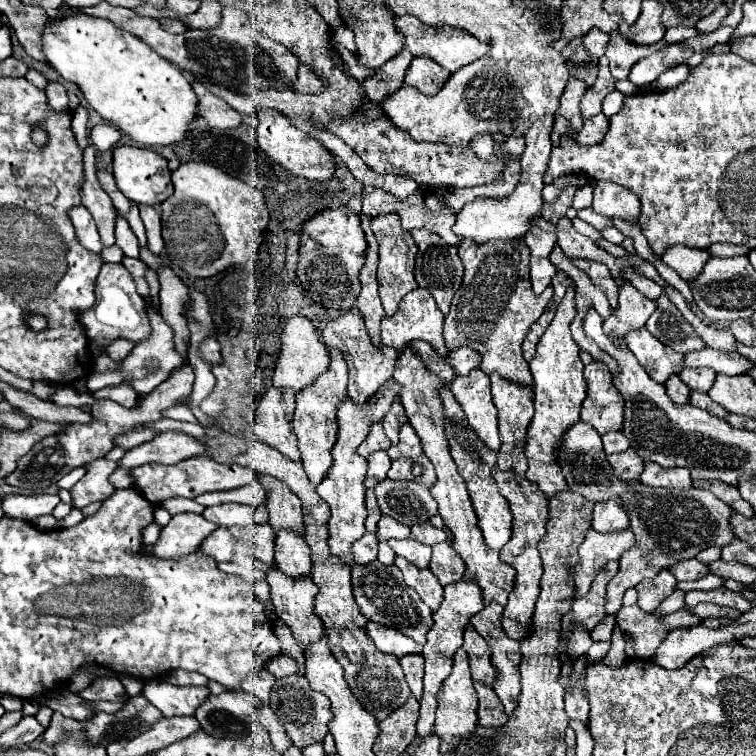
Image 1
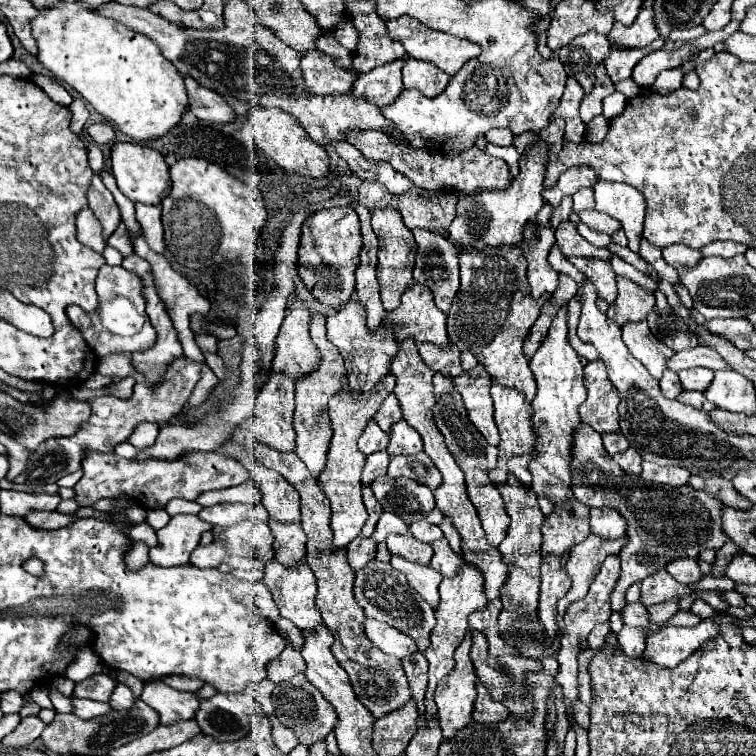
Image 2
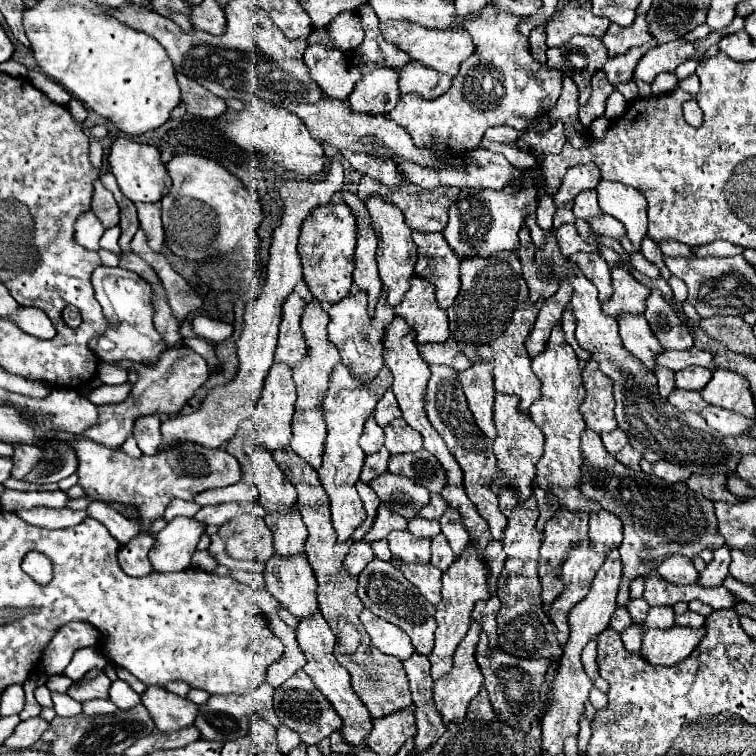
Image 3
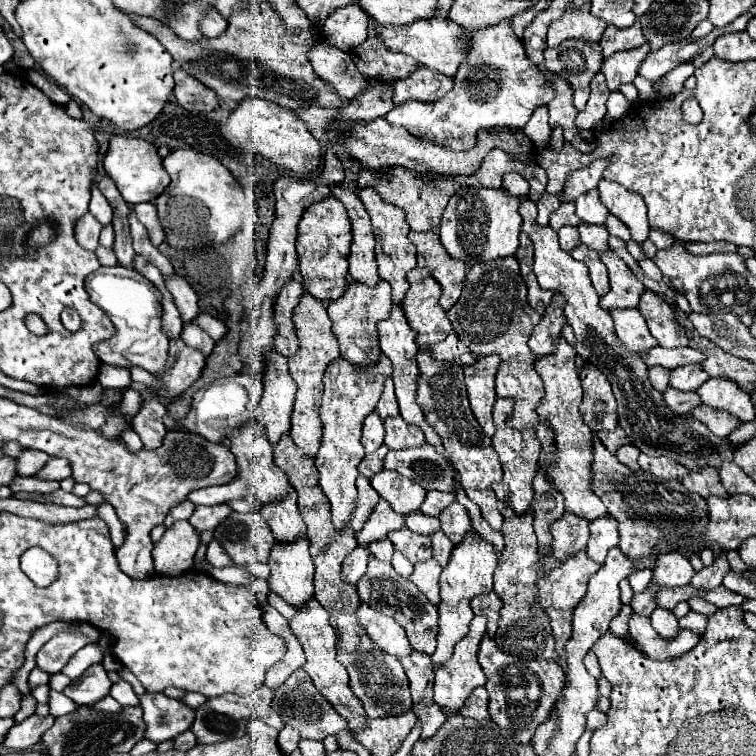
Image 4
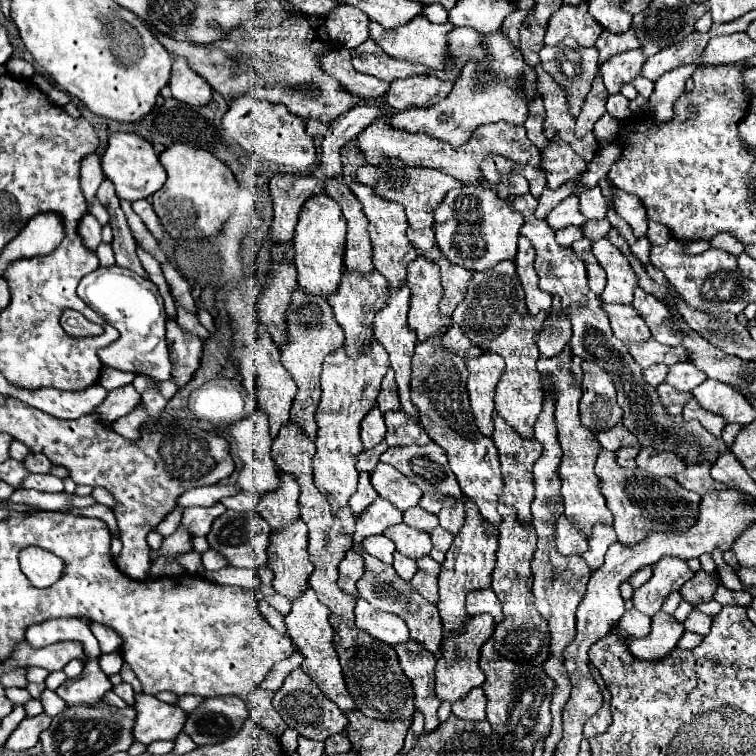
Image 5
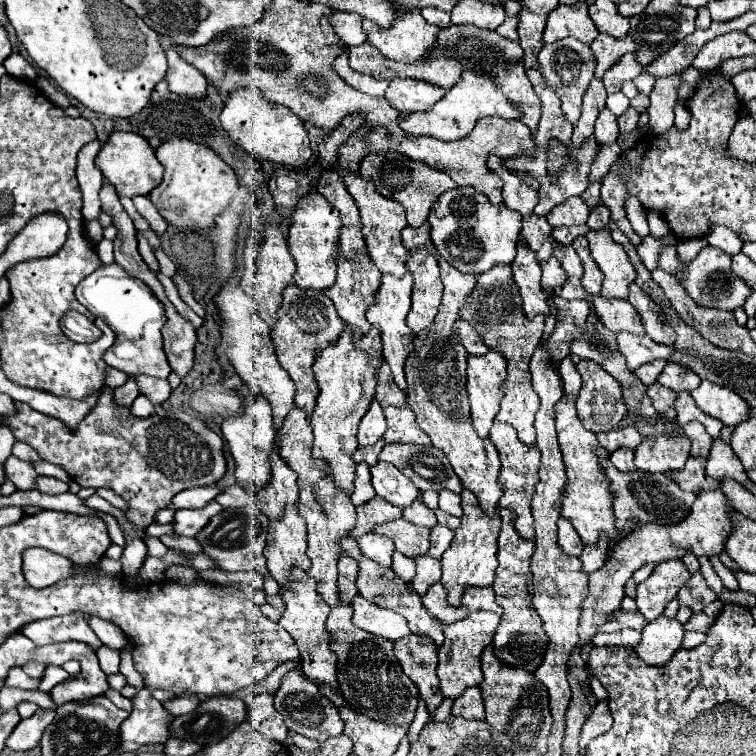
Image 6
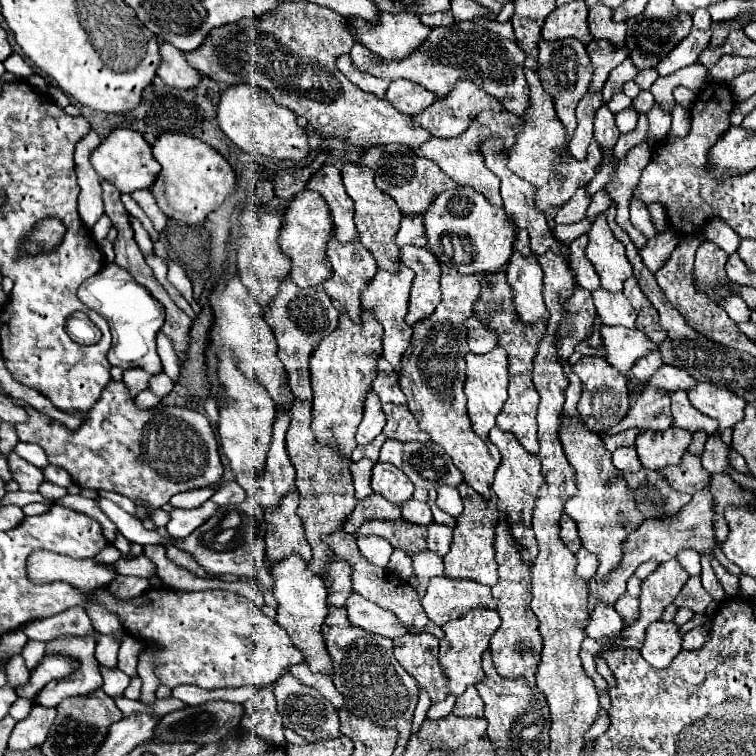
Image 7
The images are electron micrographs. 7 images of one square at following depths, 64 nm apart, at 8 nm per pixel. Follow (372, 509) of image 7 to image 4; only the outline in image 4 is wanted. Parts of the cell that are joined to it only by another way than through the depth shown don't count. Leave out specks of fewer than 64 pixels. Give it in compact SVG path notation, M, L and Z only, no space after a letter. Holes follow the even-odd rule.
M380 500L378 508L374 508L374 512L370 514L370 520L366 522L366 528L362 528L362 532L358 532L356 540L358 540L358 544L370 544L374 540L386 538L388 532L400 530L400 528L404 528L404 516L398 516L390 508L390 504Z

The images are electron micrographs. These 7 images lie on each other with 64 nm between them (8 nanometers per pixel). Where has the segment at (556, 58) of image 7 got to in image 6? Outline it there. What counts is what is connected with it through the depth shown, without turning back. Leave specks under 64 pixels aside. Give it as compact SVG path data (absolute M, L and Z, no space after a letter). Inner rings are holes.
M564 38L564 40L558 40L554 44L544 44L544 48L538 54L538 62L540 62L542 76L548 80L548 88L554 88L554 92L558 92L558 96L562 100L564 116L572 124L576 124L578 118L580 118L582 96L584 96L590 80L594 78L596 60L594 60L592 48L574 40L574 38Z

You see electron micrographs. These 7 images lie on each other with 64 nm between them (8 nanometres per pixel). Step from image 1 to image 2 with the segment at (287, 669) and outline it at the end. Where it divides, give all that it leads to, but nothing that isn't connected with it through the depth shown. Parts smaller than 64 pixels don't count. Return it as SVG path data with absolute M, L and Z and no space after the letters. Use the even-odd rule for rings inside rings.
M290 644L278 658L268 662L268 678L276 684L296 676L298 672L304 672L304 660L302 660L300 652L296 652Z

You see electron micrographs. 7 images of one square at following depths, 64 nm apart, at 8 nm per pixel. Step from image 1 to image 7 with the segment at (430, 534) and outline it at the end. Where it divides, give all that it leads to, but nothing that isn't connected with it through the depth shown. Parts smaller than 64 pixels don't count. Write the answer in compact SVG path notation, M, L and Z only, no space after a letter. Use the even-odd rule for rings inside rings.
M408 500L402 506L402 518L412 524L418 524L418 526L428 526L434 522L430 506L426 502L418 502L418 500Z

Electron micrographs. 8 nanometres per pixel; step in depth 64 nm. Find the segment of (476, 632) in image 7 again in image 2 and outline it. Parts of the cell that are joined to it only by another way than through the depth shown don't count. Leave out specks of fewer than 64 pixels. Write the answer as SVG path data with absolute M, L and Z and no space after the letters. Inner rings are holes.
M470 636L454 652L456 666L438 684L434 700L438 706L438 724L444 740L450 740L472 722L472 710L476 700L476 676L470 664Z

